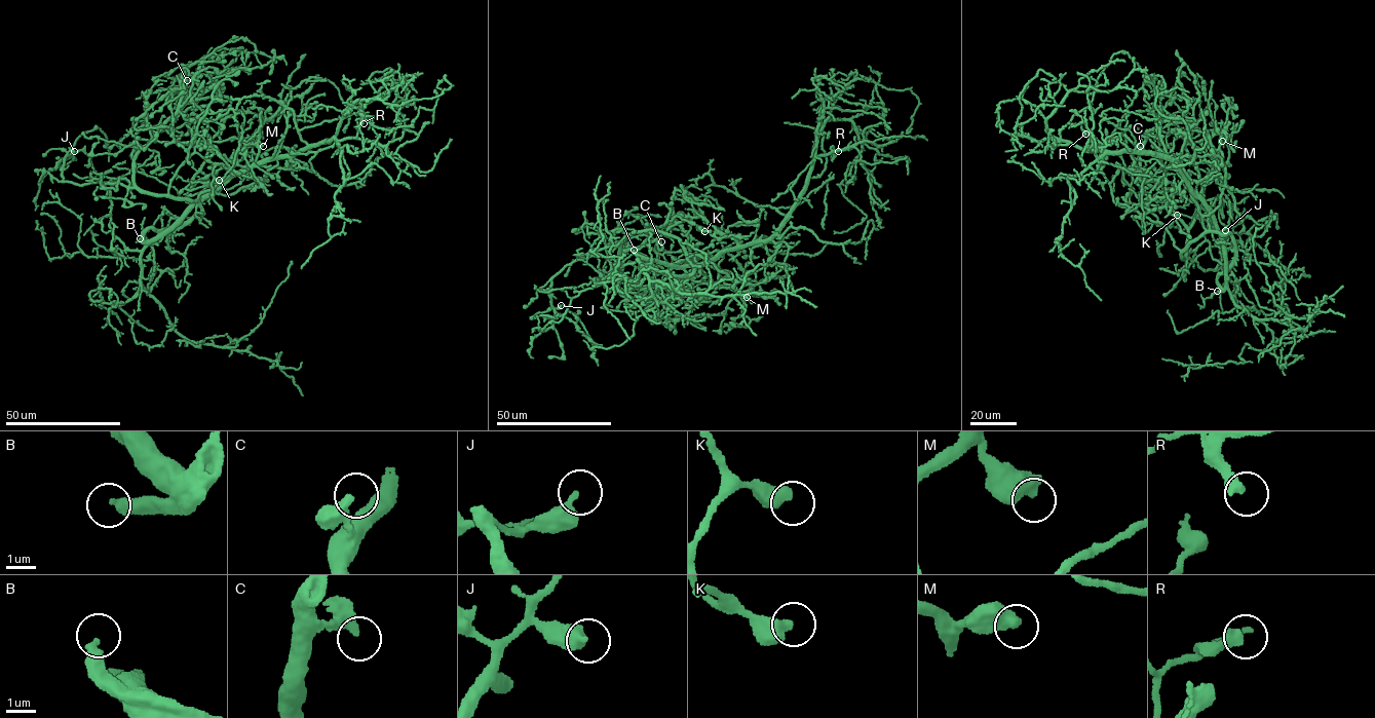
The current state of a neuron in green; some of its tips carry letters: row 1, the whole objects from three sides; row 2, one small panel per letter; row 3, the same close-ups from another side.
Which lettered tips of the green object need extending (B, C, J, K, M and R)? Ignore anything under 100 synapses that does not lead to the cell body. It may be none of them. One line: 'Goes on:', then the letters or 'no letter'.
Goes on: B

